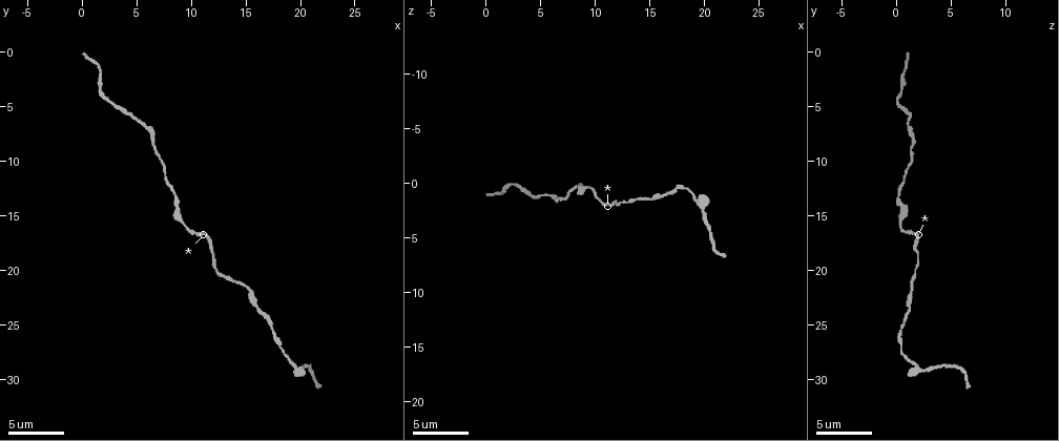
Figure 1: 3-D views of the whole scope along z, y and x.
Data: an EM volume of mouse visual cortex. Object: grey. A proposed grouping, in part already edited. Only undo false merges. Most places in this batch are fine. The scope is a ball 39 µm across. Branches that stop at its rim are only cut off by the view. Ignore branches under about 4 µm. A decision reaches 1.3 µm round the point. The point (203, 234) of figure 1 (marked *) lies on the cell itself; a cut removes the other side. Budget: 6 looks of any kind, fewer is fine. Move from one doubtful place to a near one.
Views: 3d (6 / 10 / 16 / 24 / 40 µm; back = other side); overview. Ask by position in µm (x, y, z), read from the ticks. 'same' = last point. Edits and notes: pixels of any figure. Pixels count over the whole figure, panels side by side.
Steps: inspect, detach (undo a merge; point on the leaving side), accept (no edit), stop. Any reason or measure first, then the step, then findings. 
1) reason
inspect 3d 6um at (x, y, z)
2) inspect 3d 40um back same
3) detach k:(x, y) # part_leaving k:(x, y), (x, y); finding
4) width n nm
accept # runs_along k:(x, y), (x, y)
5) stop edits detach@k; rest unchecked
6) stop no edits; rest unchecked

sudden change in width
inspect 3d 6um at (15.2, 21.6, 1.4)

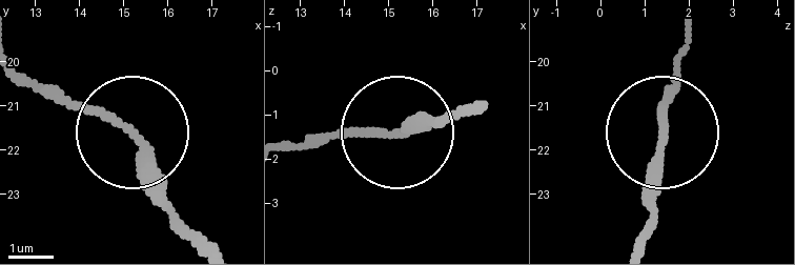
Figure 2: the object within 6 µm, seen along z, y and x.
inspect 3d 6um back at (14.95, 21.55, 1.45)

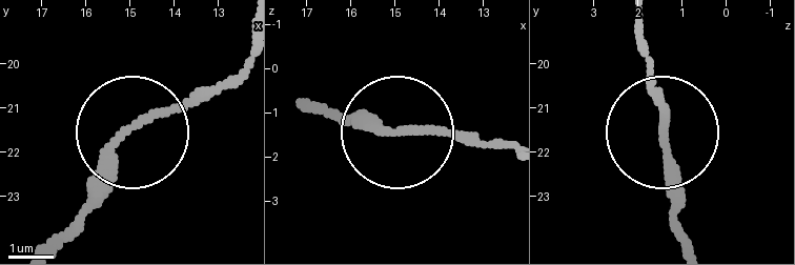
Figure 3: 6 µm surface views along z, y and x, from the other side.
accept # continuous, no second cell

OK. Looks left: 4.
thin neck
inspect 3d 16um at (17.4, 25.4, 0.2)

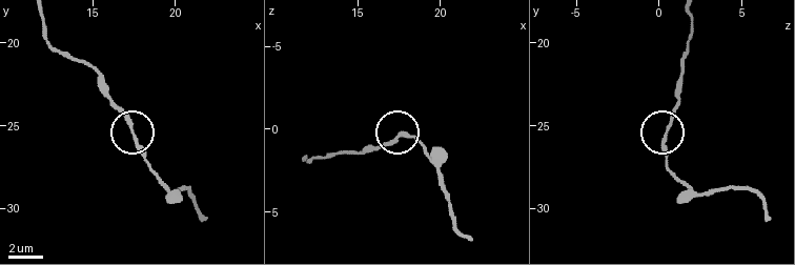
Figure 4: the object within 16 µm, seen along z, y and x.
inspect 3d 16um back at (17.4, 25.6, 0.5)

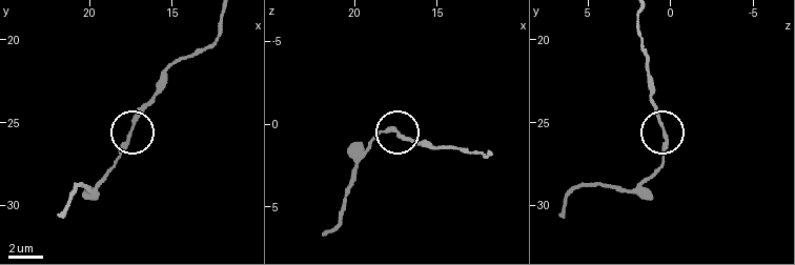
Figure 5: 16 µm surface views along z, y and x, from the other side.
accept # runs_along 5:(636, 20), (649, 75), (649, 96), (661, 129), (661, 166); all the same cell

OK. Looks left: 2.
inspect 3d 16um at (9.4, 16.0, 0.6)

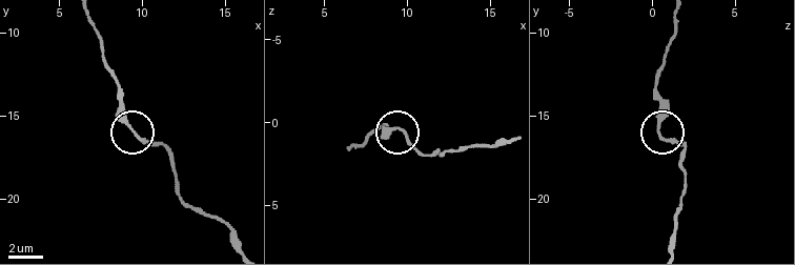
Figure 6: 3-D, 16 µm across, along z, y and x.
zoom in
inspect 3d 6um at (9.7, 16.1, 0.4)

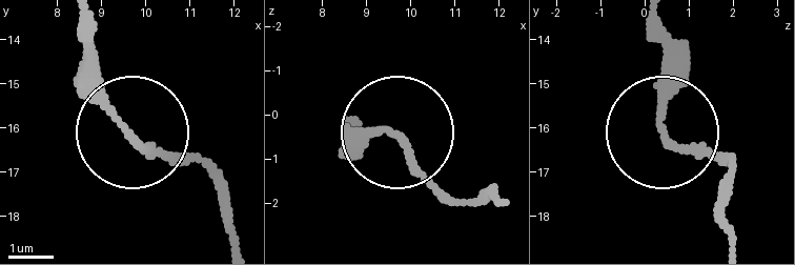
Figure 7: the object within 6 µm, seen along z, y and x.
width 160 nm
accept # all the same cell

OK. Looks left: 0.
stop no edits; rest unchecked

